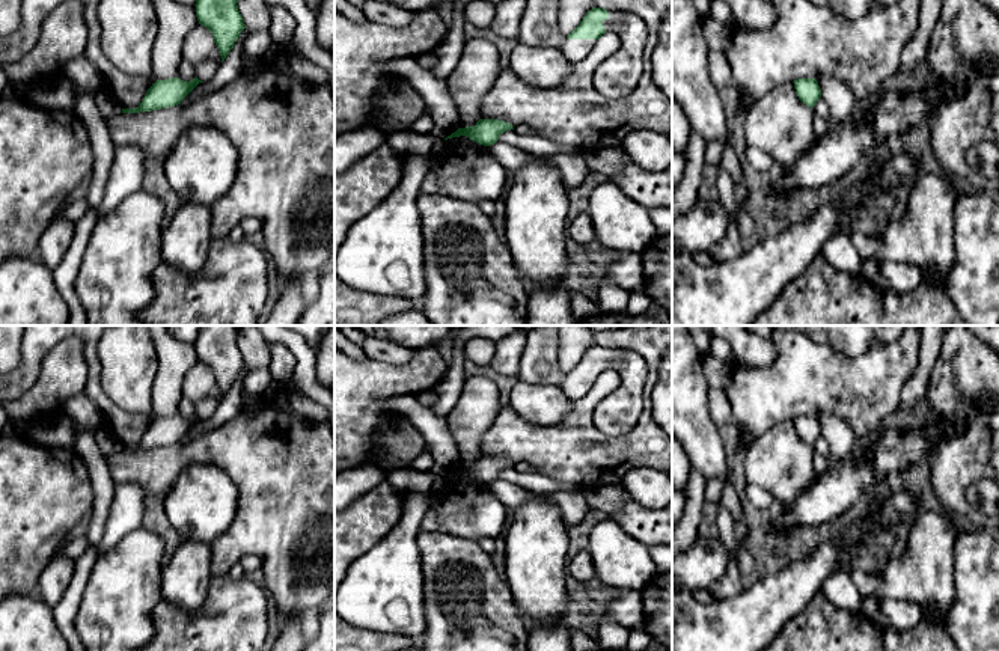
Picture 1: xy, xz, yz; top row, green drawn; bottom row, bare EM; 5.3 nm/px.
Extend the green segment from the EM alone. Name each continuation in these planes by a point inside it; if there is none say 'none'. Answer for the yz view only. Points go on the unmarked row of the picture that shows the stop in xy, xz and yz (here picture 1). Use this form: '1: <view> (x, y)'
none

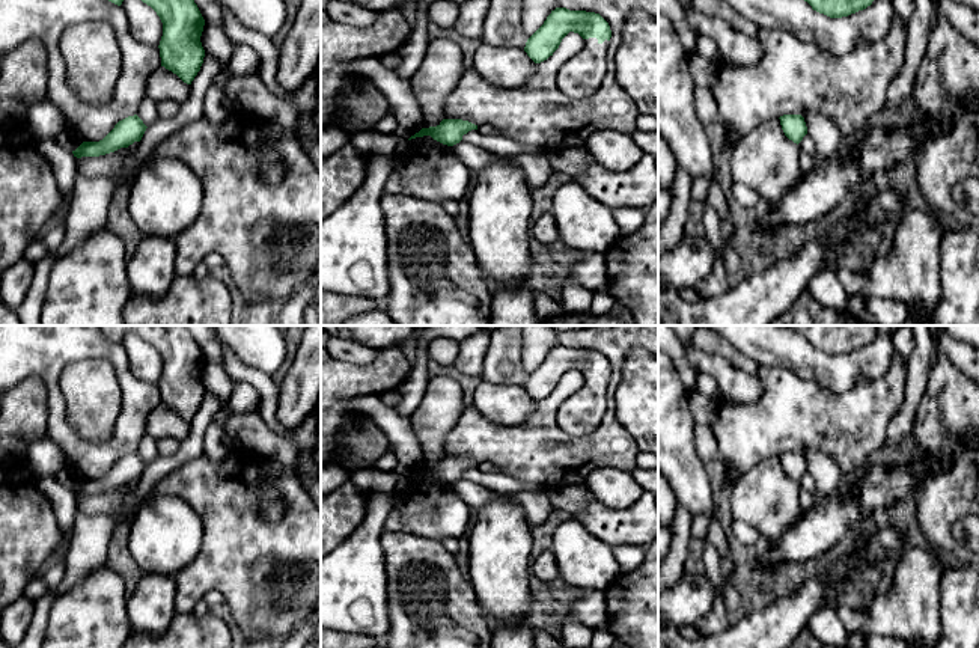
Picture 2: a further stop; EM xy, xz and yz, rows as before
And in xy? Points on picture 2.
none

